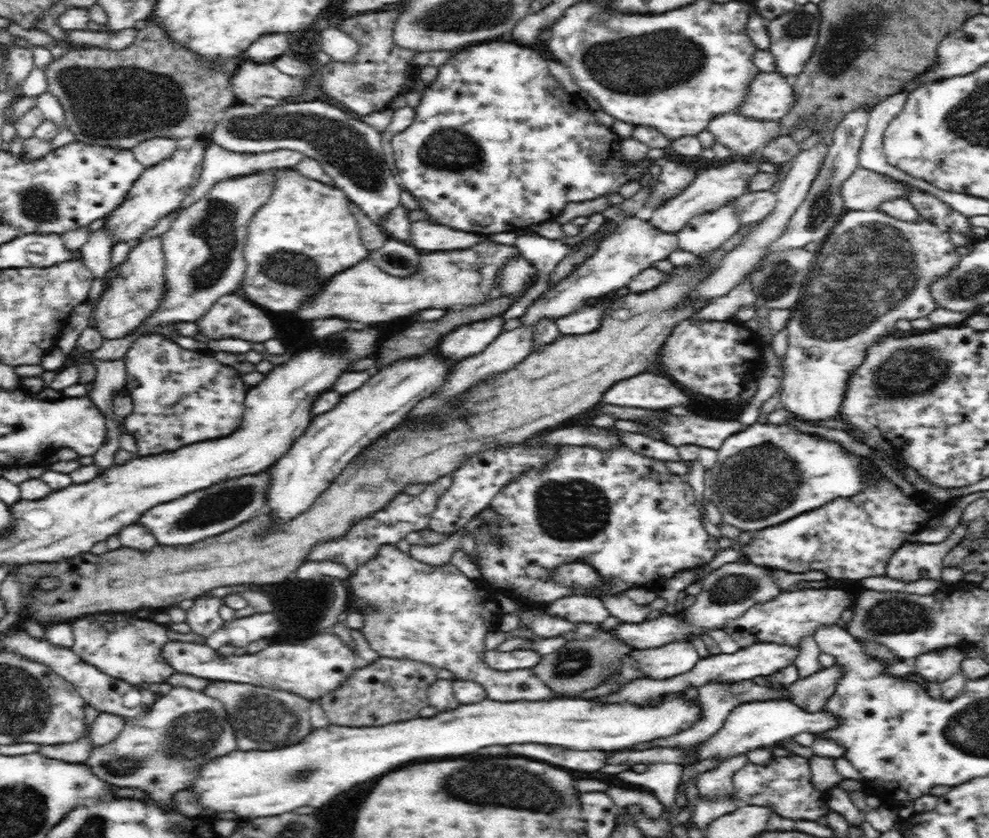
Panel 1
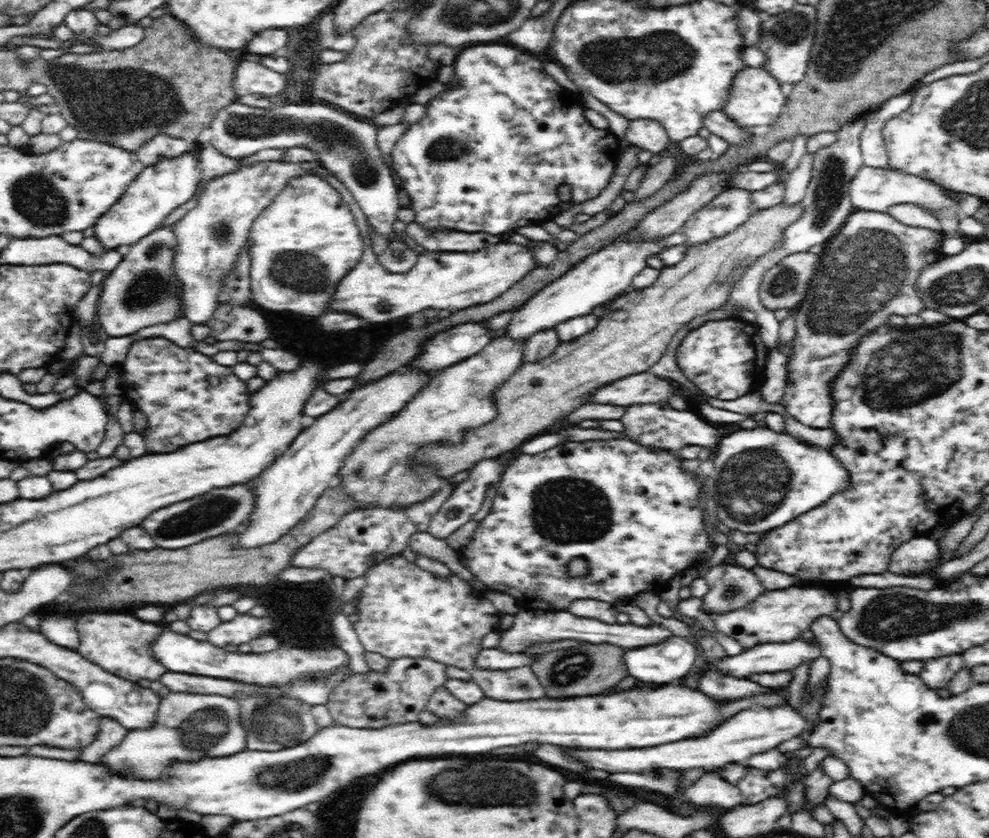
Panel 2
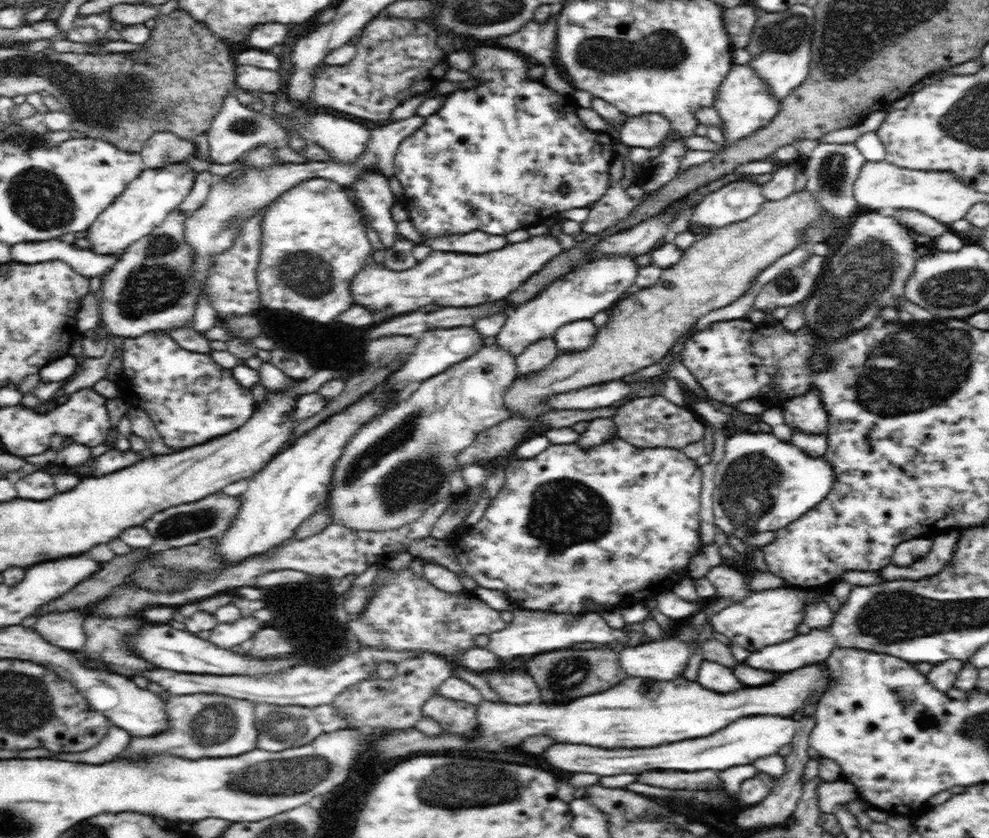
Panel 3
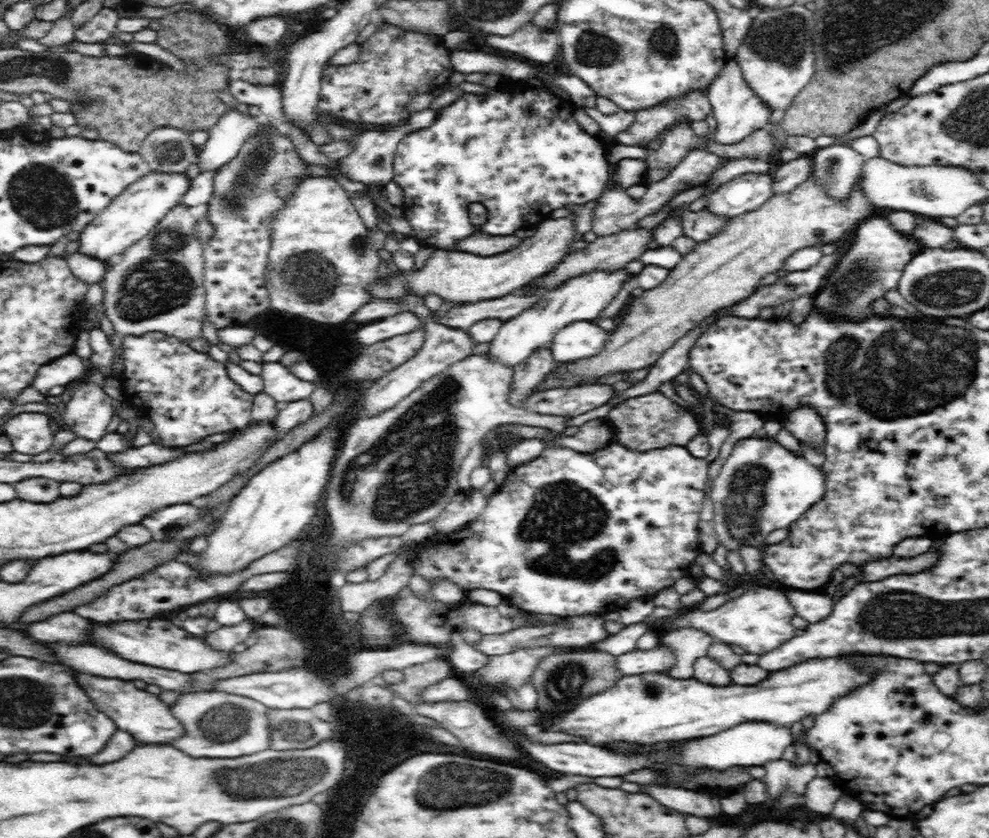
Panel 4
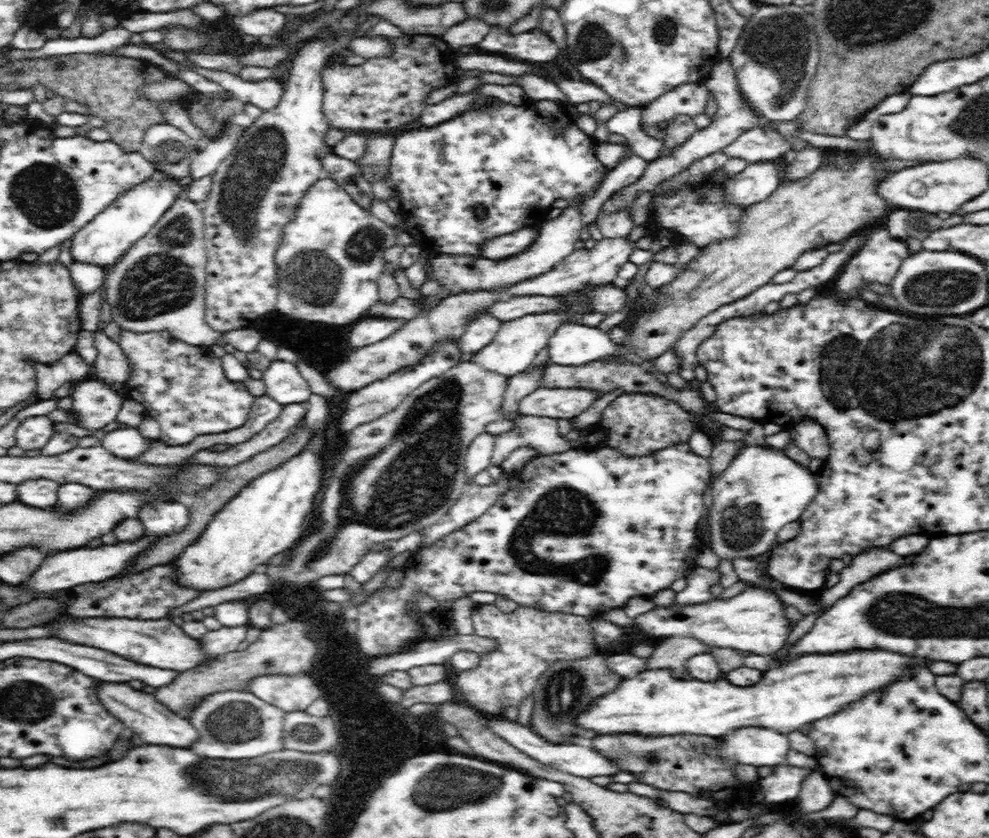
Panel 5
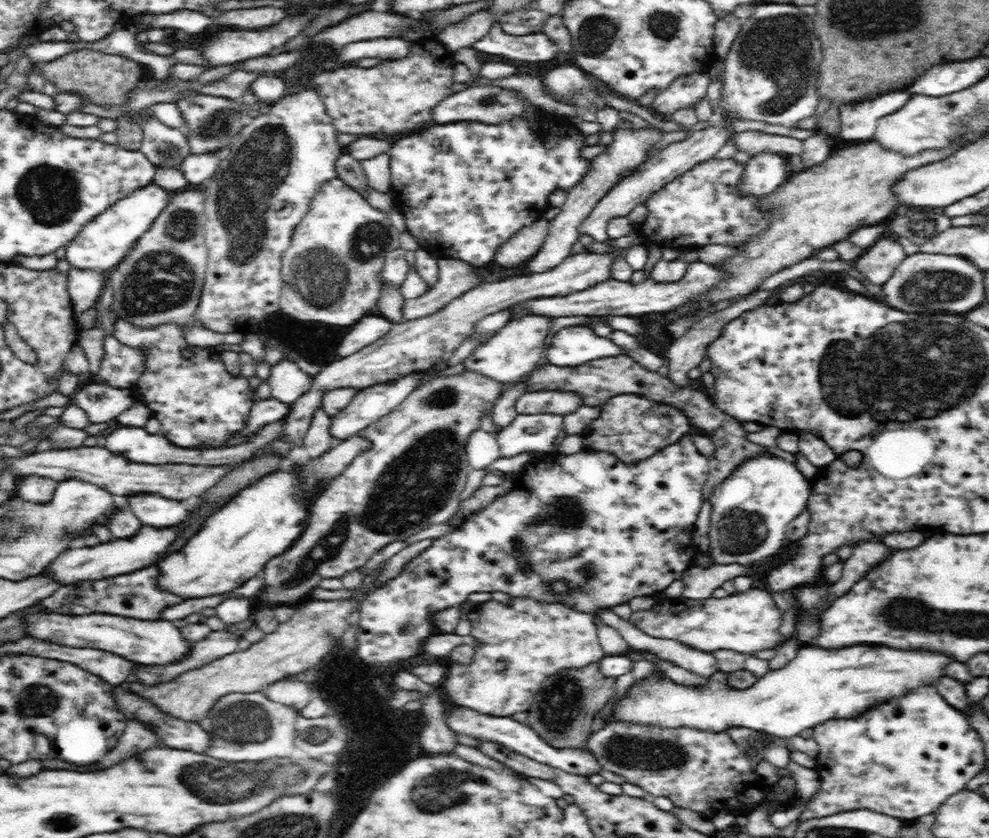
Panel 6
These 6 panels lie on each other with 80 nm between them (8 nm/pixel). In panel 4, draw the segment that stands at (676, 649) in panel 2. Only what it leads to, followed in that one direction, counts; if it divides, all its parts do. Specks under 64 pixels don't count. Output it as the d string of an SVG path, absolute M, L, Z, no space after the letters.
M656 646L651 650L639 650L625 652L616 658L616 667L626 676L648 673L669 674L669 670L676 666L676 654L672 649L664 646Z

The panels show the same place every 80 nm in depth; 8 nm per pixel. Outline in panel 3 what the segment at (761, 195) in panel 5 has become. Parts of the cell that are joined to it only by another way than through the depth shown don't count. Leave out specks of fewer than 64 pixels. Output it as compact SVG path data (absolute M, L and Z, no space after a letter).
M732 182L717 192L709 193L696 204L689 222L712 233L751 218L763 202L761 187L751 182Z

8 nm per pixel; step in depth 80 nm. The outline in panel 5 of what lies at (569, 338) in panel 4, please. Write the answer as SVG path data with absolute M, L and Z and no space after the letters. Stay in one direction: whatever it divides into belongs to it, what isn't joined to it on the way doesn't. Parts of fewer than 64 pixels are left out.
M566 322L558 327L547 346L549 362L562 366L582 366L610 356L624 349L614 345L599 326L592 327L578 322Z

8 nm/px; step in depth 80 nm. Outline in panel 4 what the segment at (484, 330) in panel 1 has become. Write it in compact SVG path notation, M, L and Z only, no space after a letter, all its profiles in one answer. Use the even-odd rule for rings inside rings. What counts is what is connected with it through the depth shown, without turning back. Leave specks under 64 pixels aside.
M409 293L402 305L403 311L411 311L420 317L424 328L424 342L420 350L410 357L404 364L397 366L390 374L384 374L370 385L364 393L363 403L352 412L355 413L355 420L363 417L378 415L384 410L390 410L400 400L404 400L411 392L414 392L424 381L434 378L437 374L444 372L451 364L460 362L463 358L474 354L474 347L477 342L470 336L467 330L453 329L434 322L433 312L424 305L425 299ZM358 410L358 412L356 412Z

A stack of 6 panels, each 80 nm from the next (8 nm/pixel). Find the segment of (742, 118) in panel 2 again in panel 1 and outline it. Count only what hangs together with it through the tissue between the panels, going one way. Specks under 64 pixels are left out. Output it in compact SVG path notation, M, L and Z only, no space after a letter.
M760 72L749 84L749 97L737 112L761 120L780 120L794 104L792 79L775 72Z

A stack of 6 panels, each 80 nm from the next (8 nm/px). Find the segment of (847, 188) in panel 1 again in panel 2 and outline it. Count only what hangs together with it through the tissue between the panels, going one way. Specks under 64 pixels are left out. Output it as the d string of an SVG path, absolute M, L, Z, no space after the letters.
M862 166L849 185L849 196L855 210L876 210L886 213L888 206L894 204L916 204L919 207L932 210L934 216L941 223L942 233L954 238L961 238L964 234L959 230L959 210L954 199L945 196L946 189L935 184L932 180L925 180L913 174L904 173L898 170L881 170Z

